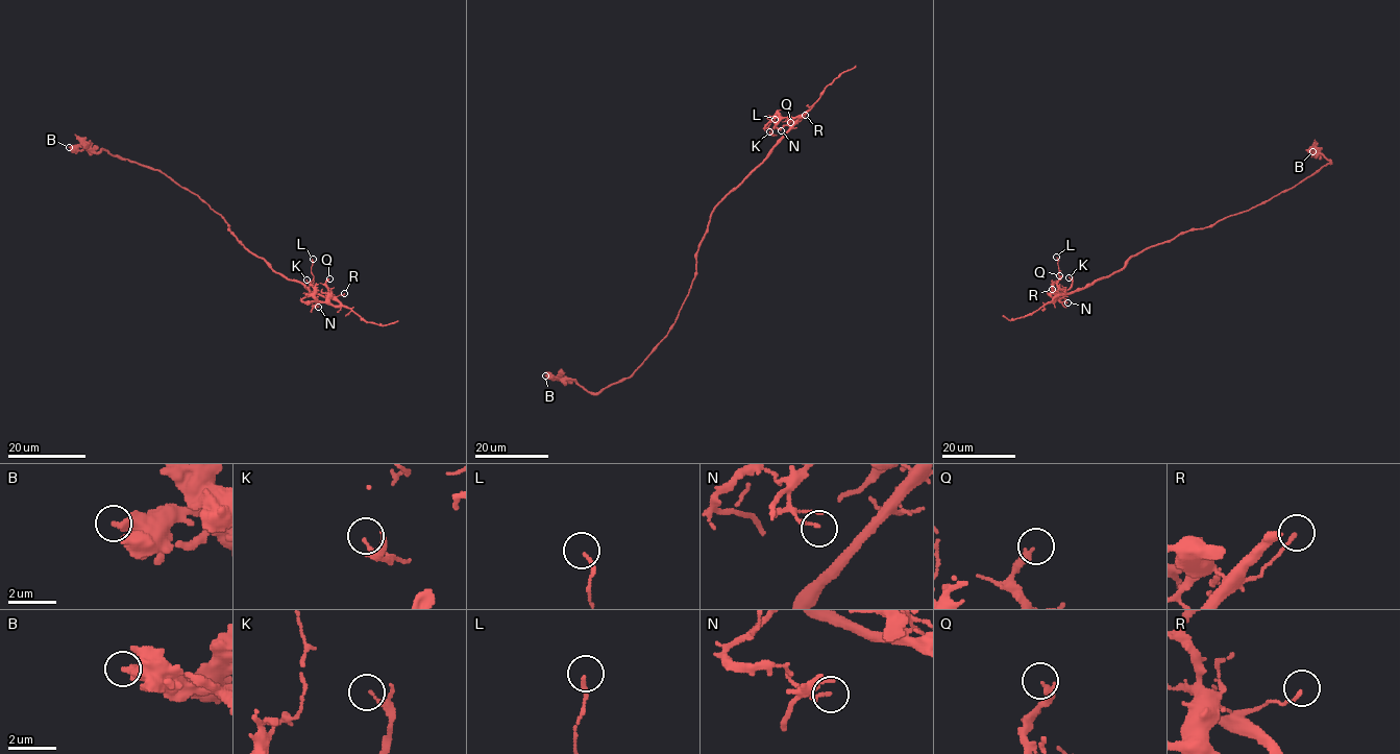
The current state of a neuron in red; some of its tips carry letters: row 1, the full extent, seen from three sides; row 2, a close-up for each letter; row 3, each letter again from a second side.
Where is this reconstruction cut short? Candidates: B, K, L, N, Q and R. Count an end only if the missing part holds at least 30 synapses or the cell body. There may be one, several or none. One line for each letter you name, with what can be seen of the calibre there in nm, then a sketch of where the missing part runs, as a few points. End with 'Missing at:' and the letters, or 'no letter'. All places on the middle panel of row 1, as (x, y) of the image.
Missing at: no letter

